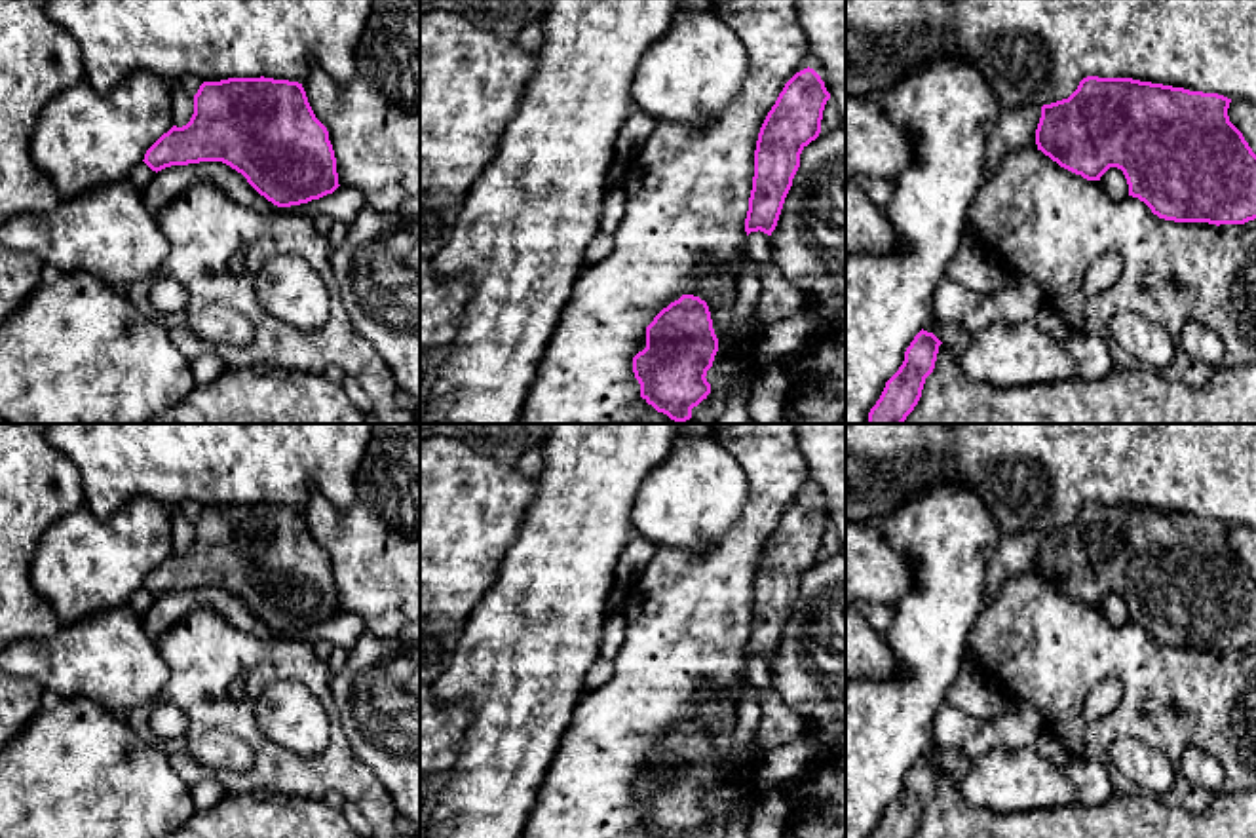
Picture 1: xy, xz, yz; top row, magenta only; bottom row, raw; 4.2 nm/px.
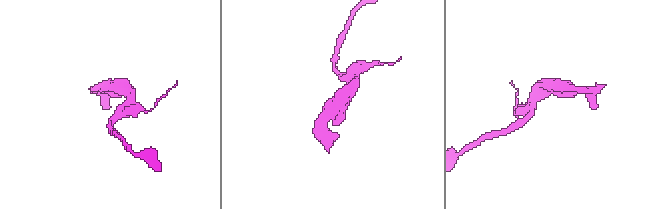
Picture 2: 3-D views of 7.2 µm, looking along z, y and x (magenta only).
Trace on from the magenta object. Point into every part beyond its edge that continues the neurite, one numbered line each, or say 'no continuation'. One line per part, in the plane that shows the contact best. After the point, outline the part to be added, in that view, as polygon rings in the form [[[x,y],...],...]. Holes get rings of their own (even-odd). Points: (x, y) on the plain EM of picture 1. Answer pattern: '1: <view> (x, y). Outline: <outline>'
no continuation

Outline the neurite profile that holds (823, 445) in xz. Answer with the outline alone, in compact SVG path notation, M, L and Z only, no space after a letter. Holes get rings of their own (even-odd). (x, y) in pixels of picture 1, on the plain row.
M798 424L796 443L809 467L809 492L825 507L836 538L846 549L846 424Z

